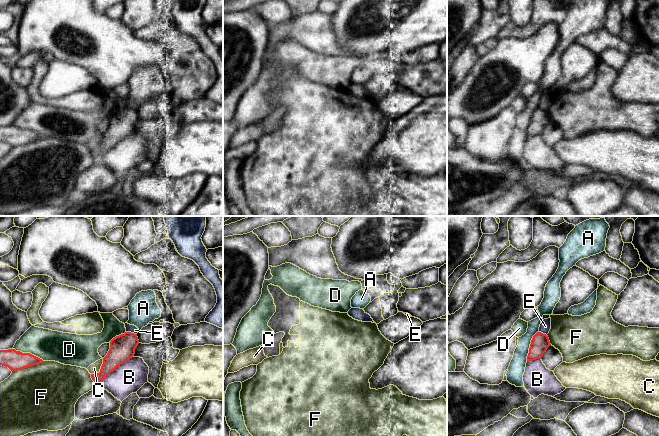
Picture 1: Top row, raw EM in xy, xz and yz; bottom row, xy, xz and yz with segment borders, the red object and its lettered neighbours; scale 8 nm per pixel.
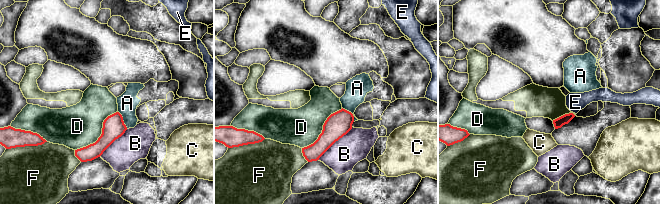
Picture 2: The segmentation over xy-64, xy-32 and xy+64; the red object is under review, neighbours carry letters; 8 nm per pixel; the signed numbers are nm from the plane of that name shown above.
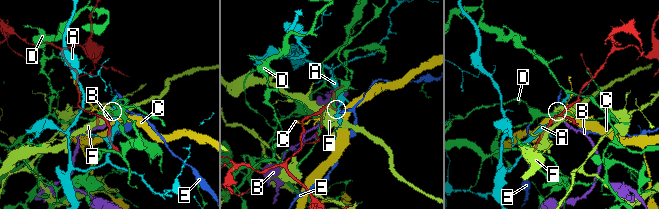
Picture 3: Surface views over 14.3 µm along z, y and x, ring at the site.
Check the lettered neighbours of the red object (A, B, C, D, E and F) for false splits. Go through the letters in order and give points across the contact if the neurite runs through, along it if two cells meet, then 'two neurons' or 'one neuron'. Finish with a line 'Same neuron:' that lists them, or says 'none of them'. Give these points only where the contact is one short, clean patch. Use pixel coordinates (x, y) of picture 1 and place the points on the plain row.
A: two neurons
B: border xy (132, 132), (118, 141), (97, 160); two neurons
C: border xy (103, 135), (100, 146), (91, 150); two neurons
D: two neurons
E: border xy (126, 107), (136, 110); two neurons
F: two neurons
Same neuron: none of them

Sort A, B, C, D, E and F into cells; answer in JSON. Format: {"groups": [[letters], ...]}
{"groups": [["A"], ["B"], ["C"], ["D"], ["E"], ["F"]]}

